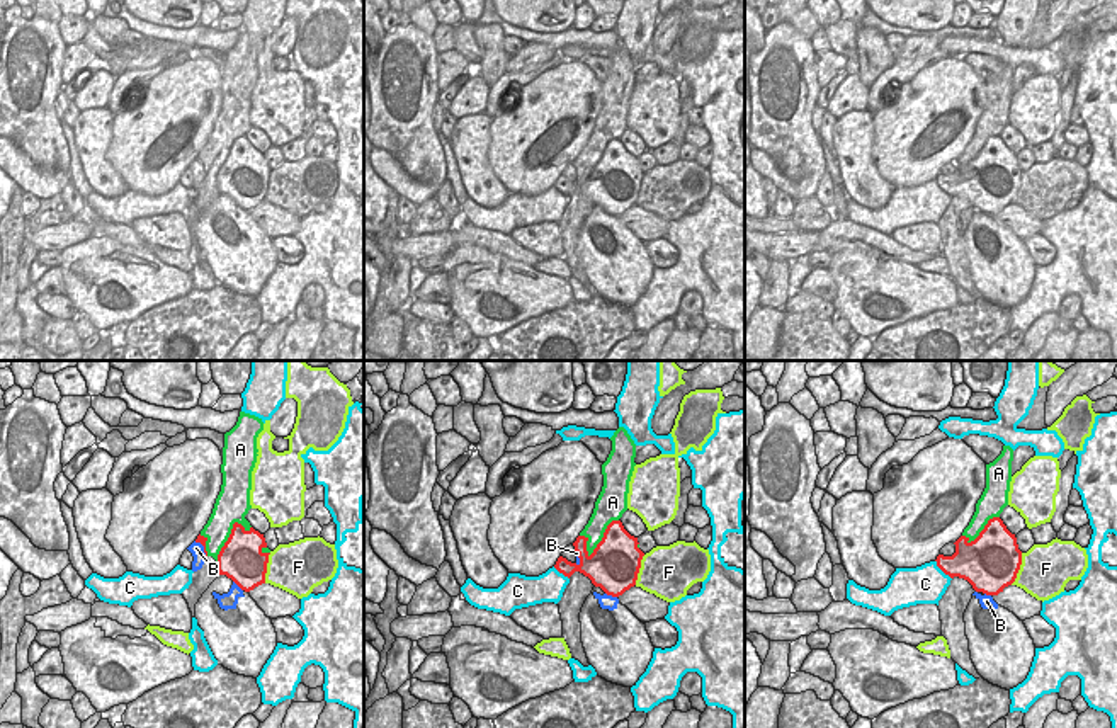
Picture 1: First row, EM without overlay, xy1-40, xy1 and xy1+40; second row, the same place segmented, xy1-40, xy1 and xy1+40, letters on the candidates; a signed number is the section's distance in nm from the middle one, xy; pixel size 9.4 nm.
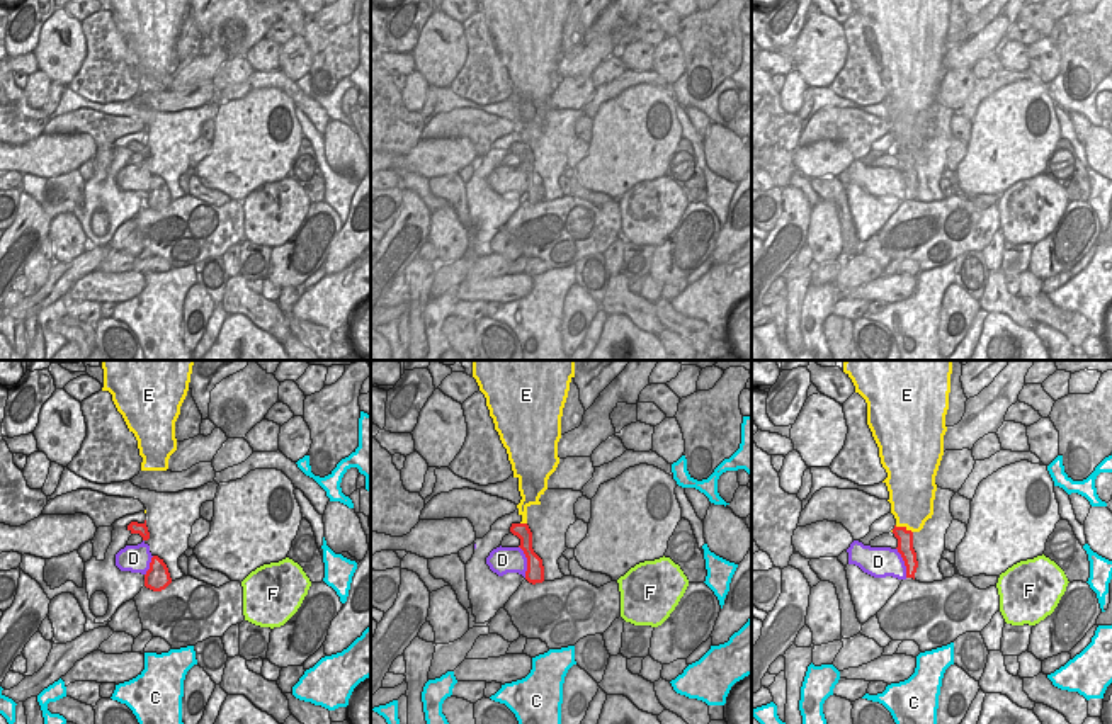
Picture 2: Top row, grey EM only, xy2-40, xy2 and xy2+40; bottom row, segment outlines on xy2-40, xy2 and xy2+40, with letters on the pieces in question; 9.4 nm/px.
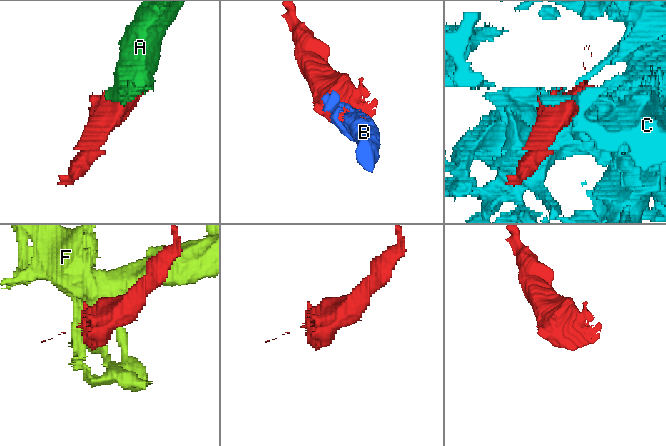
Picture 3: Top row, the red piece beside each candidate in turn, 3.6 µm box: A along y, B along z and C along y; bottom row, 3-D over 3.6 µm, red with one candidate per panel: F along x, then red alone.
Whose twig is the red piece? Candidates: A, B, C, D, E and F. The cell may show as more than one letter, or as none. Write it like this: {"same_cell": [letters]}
{"same_cell": ["B"]}

